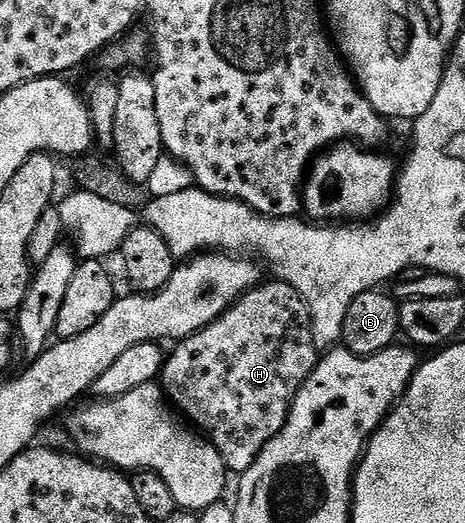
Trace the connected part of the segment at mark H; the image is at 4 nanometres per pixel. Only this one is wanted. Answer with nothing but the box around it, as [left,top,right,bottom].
[159,280,319,476]

